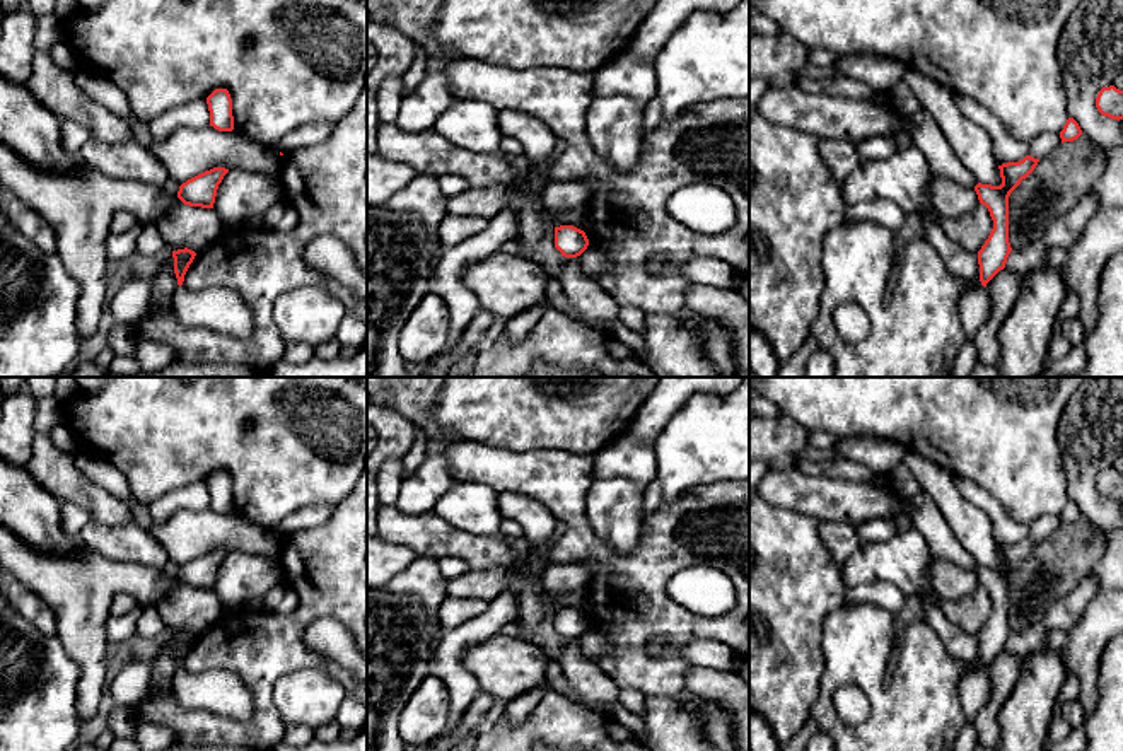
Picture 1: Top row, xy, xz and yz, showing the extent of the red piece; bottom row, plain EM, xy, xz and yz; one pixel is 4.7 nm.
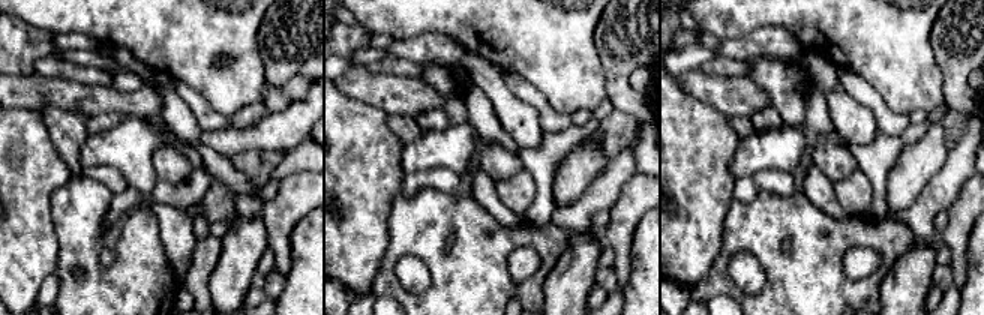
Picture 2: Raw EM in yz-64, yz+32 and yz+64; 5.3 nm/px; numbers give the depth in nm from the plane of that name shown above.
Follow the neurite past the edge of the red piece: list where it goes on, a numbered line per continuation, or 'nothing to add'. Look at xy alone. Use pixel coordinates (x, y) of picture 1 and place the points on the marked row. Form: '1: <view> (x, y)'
nothing to add

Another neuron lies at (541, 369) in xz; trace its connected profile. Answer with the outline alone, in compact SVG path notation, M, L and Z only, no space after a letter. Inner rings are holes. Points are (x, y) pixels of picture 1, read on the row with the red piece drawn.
M538 362L526 376L521 377L604 377L604 376L592 369L579 369Z

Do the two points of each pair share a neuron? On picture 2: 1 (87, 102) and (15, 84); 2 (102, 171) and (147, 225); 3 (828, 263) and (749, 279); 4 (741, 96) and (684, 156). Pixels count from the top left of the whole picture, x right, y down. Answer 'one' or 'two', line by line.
1: one
2: two
3: two
4: two

